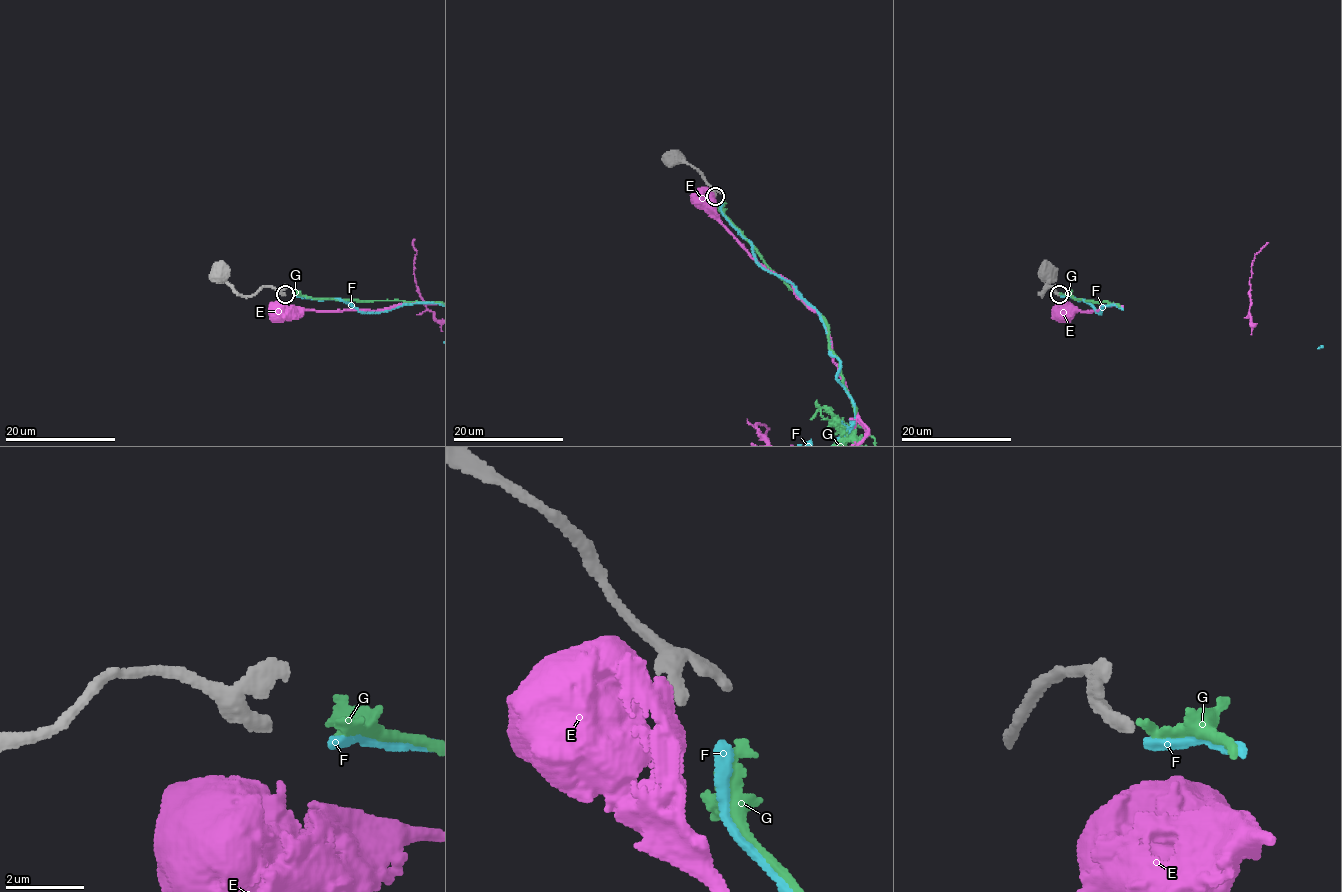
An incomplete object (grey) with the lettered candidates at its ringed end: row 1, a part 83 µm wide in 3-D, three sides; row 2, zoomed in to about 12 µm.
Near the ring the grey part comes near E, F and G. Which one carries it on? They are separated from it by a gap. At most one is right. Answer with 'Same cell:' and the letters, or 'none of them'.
Same cell: none of them

